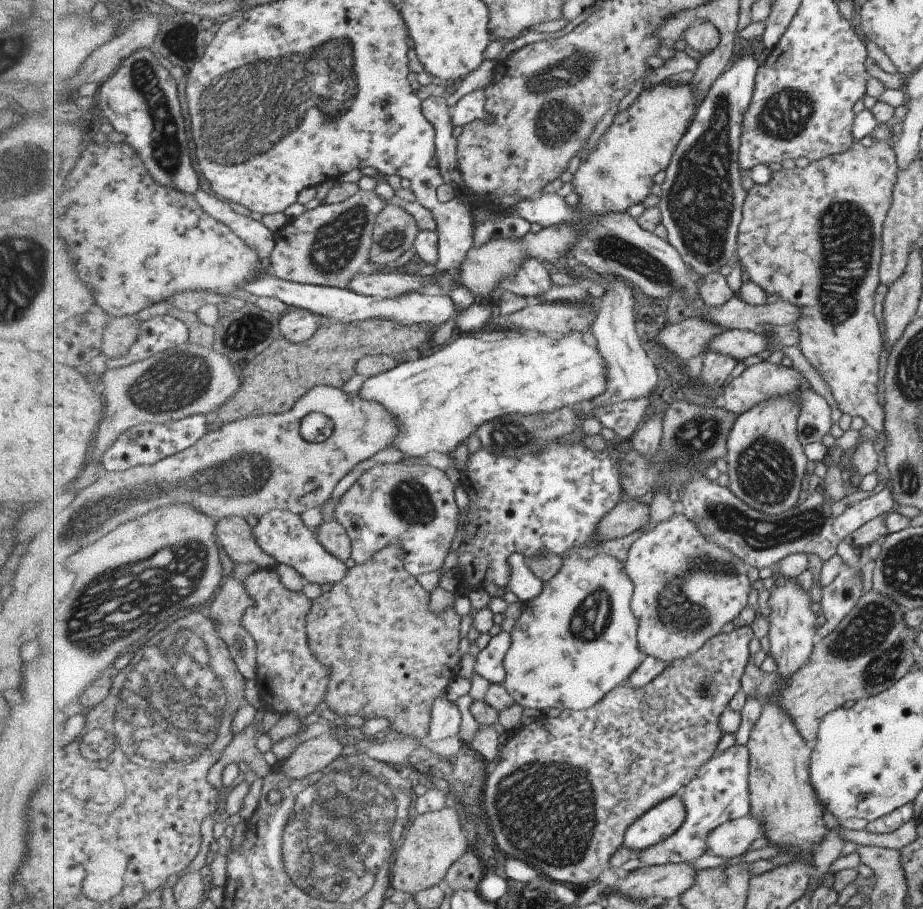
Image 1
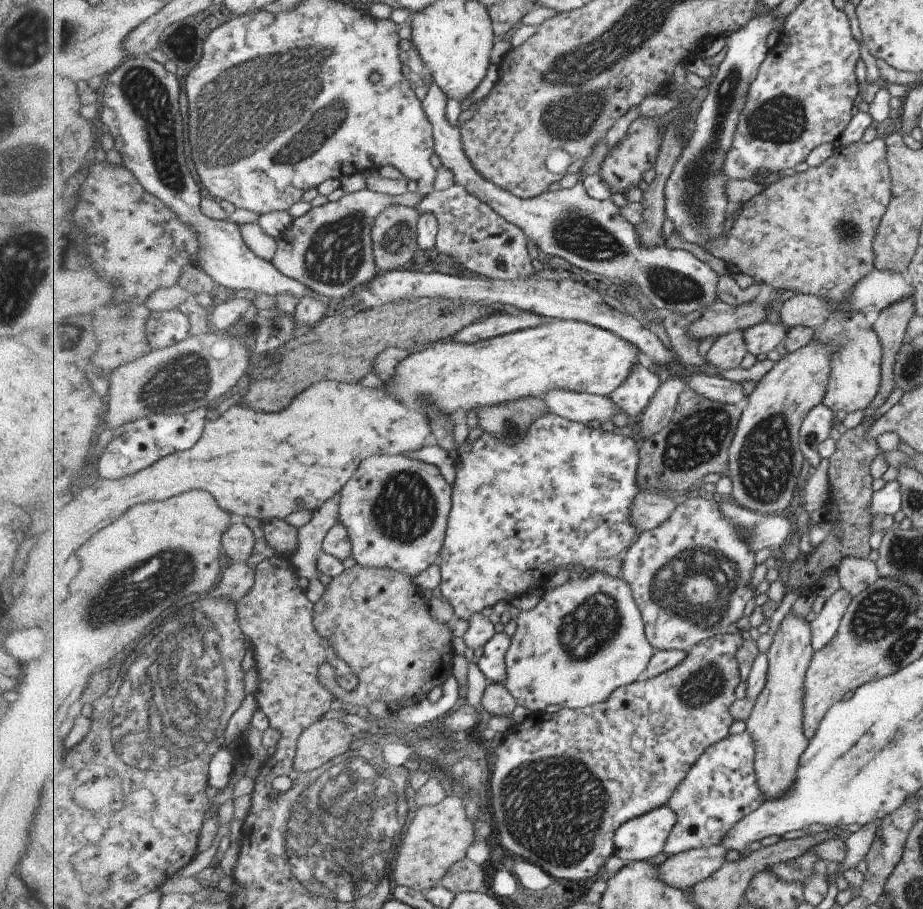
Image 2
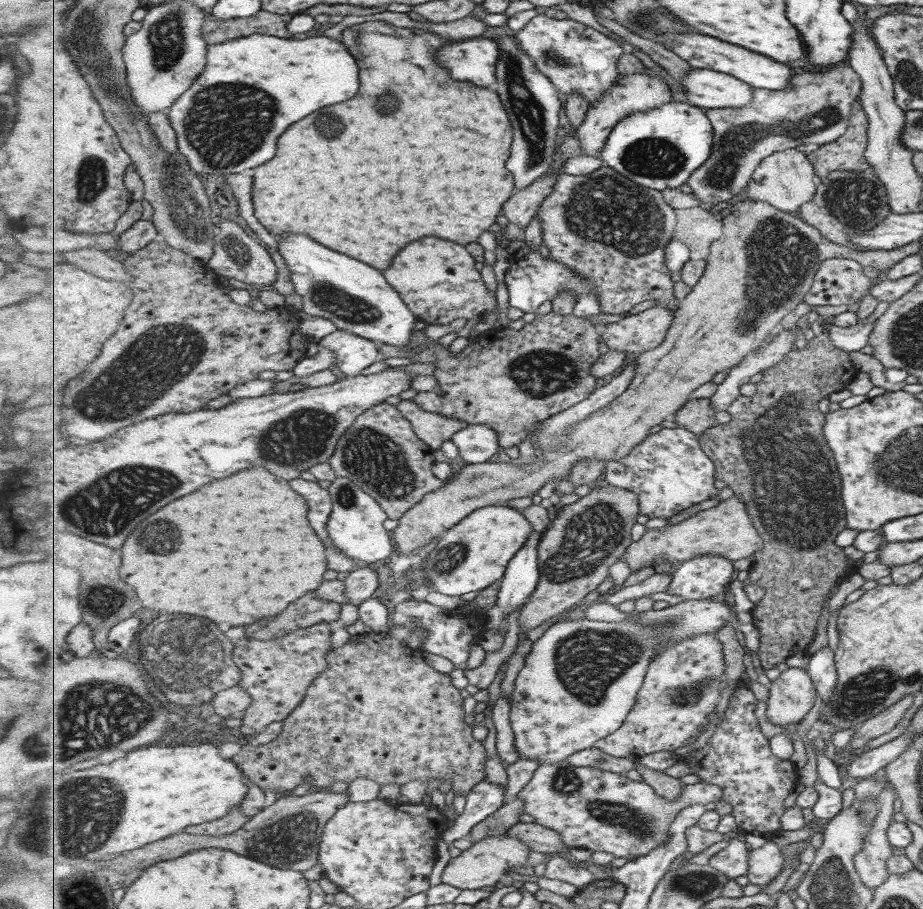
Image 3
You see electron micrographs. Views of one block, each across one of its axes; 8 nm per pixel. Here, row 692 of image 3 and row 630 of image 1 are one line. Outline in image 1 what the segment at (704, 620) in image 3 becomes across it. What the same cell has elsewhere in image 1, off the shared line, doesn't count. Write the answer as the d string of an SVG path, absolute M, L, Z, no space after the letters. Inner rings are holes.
M598 552L592 558L582 558L581 554L572 553L564 557L560 572L552 577L551 580L544 582L542 592L535 598L522 602L522 615L516 622L512 630L512 646L510 652L506 655L506 680L504 681L504 688L513 696L517 705L523 708L531 708L538 710L540 713L545 708L559 708L571 710L587 710L598 704L609 692L615 690L619 686L628 684L631 676L635 674L635 670L643 664L647 658L647 654L643 654L643 648L639 648L639 618L633 612L631 607L634 599L634 582L627 572L625 572L625 563L617 560L615 556L609 556L602 552Z

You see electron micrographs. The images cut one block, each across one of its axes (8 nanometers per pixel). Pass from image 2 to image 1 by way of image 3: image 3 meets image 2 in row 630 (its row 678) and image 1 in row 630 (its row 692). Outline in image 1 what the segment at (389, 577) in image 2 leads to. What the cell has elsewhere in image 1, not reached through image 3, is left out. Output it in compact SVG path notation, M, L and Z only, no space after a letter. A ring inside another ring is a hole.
M387 546L383 551L379 552L374 559L366 564L355 565L350 570L347 570L347 576L331 586L332 588L324 592L324 594L314 601L313 608L308 616L307 633L311 640L311 648L317 656L317 660L329 668L331 680L329 682L329 692L325 696L325 703L341 716L365 716L368 720L387 720L387 724L391 724L390 728L395 732L402 733L405 739L423 740L427 738L429 730L419 730L429 726L431 722L431 714L433 704L437 698L445 697L449 684L458 678L459 664L461 664L461 652L459 652L459 642L461 642L461 618L455 612L455 608L451 606L435 614L431 612L431 594L427 590L421 588L421 584L417 582L417 578L407 572L405 561L402 557L402 552L397 546Z

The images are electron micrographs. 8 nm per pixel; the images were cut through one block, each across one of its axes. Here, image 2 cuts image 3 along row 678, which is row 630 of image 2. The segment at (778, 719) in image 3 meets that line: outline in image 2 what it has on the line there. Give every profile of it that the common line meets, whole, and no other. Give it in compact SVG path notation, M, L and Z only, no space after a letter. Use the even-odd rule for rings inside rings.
M787 614L769 654L769 674L763 692L755 703L753 714L747 720L747 729L754 737L757 755L754 768L758 773L759 785L767 794L766 800L779 798L789 792L797 781L799 760L807 751L811 738L804 729L806 720L806 680L808 669L813 659L811 626L807 618Z

